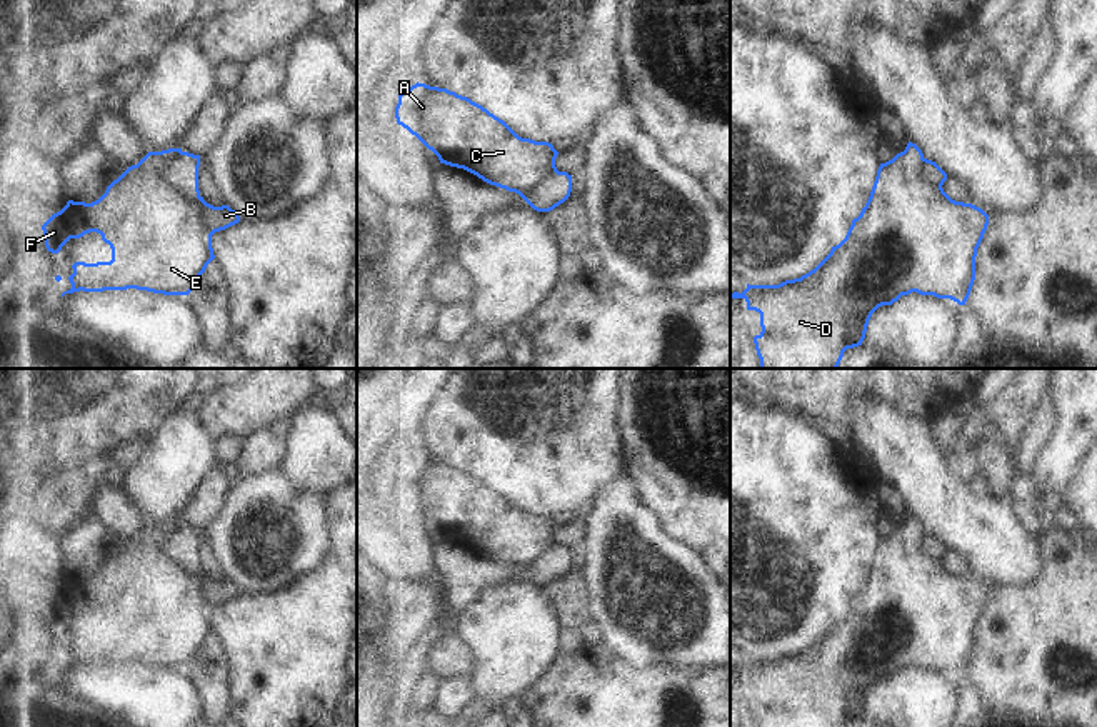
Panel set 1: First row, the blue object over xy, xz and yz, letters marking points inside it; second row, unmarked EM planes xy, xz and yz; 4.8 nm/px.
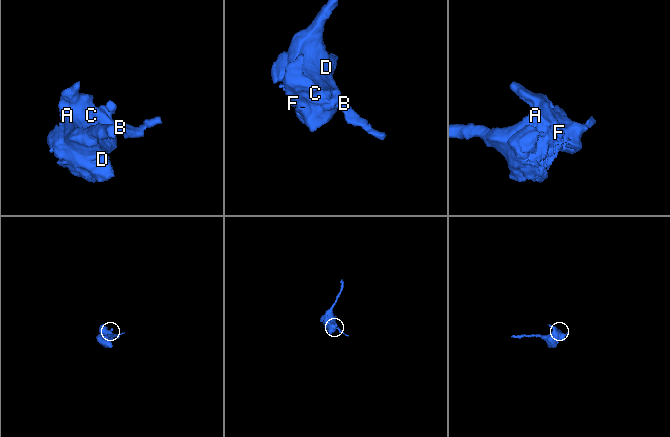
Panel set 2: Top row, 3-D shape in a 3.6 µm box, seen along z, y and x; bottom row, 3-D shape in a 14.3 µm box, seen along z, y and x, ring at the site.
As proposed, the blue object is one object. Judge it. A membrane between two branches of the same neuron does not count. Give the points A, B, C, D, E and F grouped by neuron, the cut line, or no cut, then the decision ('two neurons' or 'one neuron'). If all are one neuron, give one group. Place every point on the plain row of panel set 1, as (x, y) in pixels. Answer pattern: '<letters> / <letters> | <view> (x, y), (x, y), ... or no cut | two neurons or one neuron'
A C D E F / B | xy (180, 526), (164, 549), (200, 582), (210, 609) | two neurons

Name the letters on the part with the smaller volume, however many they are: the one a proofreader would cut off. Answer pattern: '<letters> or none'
B

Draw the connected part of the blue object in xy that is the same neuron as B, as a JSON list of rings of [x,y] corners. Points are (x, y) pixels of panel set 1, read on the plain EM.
[[[182,525],[163,547],[175,562],[202,582],[202,592],[210,609],[240,595],[240,590],[228,579],[213,580],[203,574],[198,564],[200,529]]]

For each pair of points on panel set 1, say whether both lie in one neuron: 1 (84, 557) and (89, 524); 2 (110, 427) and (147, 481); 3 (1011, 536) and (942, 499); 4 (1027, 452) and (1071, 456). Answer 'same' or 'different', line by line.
1: same
2: different
3: same
4: different

